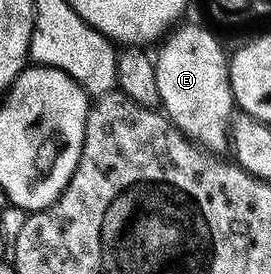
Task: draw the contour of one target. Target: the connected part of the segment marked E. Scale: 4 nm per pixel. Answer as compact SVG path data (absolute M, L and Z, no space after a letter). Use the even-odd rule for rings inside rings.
M182 23L166 34L153 58L156 87L160 91L160 109L195 145L218 155L225 150L232 118L236 113L234 92L230 86L228 53L202 25Z

